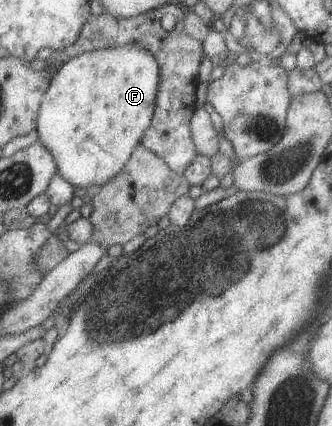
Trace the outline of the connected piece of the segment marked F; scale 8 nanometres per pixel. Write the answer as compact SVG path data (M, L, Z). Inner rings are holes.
M129 43L84 52L55 72L42 102L37 134L39 140L54 154L58 173L67 182L93 193L126 168L154 120L162 82L161 70L158 58L153 53L138 43Z

